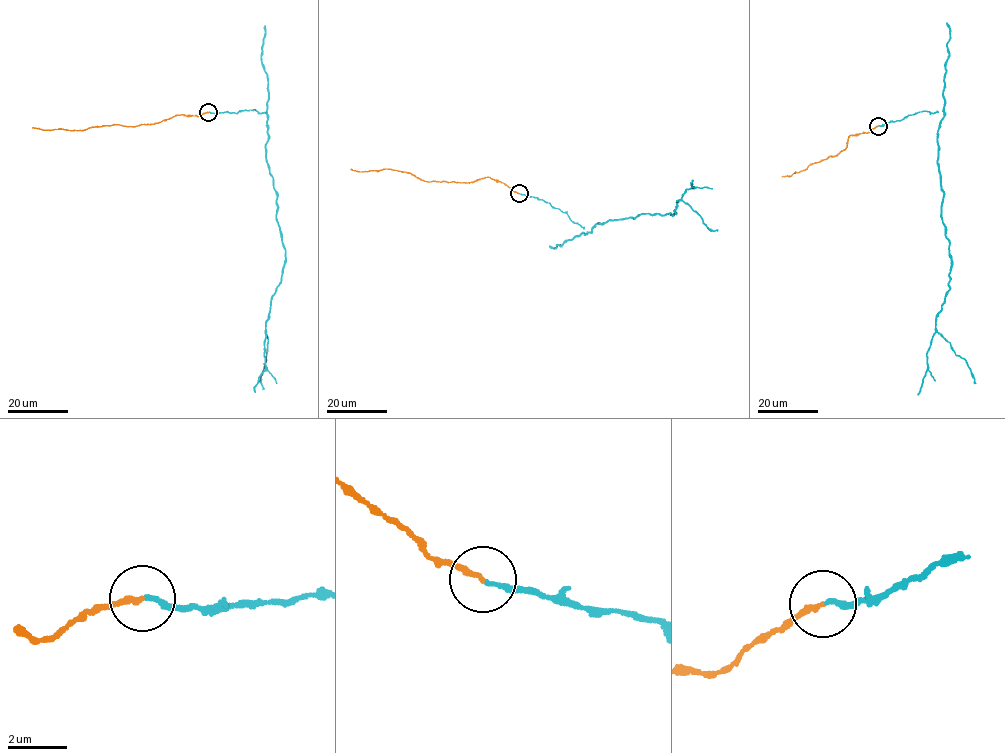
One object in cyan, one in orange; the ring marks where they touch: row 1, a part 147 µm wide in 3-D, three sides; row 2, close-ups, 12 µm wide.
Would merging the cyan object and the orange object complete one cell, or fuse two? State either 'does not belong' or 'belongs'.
belongs

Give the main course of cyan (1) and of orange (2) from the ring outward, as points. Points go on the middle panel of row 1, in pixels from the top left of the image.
1: (519, 193), (549, 202), (591, 231), (609, 220), (675, 213), (677, 200), (694, 187), (692, 179)
2: (519, 193), (490, 177), (468, 183), (423, 181), (396, 170), (350, 169)

